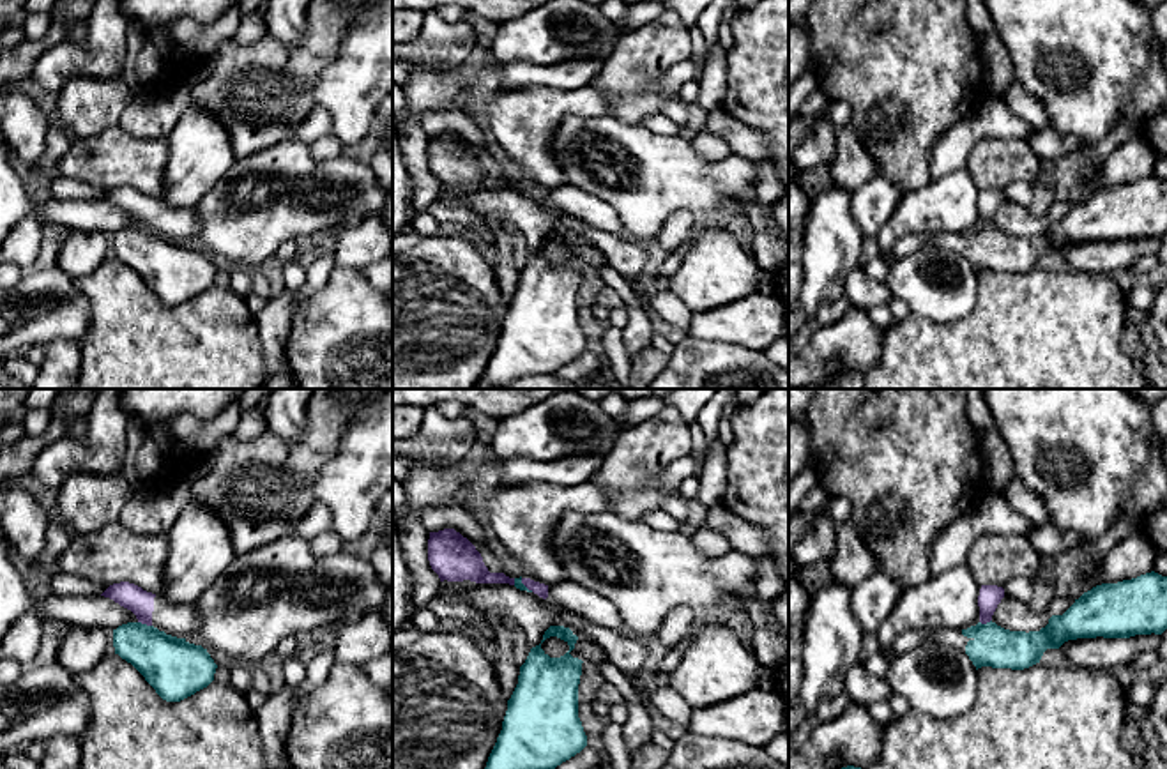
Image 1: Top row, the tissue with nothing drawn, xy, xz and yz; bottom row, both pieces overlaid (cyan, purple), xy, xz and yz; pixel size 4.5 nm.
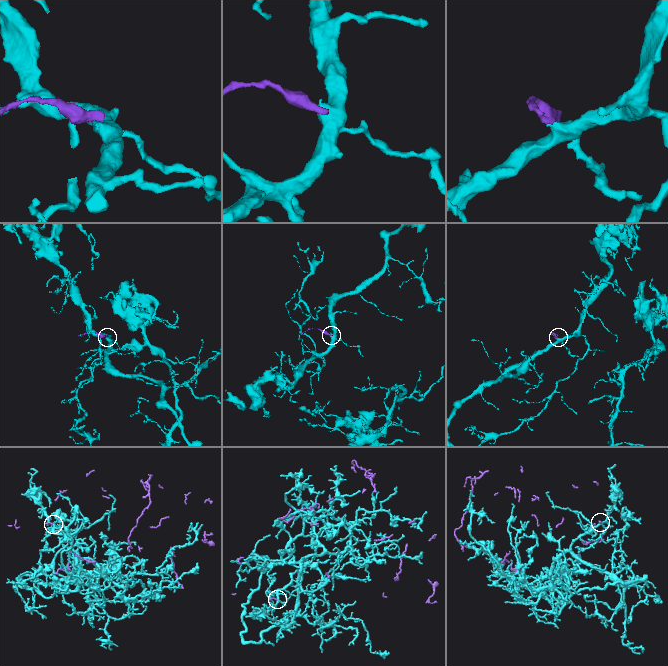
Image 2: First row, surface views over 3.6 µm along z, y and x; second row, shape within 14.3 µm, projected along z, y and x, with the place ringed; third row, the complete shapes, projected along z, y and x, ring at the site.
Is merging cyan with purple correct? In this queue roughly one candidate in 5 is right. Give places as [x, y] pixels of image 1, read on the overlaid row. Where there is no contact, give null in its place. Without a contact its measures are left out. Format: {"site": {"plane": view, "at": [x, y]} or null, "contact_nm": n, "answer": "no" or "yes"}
{"site": {"plane": "xy", "at": [145, 624]}, "contact_nm": 70, "answer": "no"}

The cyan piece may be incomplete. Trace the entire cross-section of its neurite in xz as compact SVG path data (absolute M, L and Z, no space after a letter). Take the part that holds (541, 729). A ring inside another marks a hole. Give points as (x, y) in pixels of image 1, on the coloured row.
M550 626L539 645L532 647L525 663L520 666L518 684L507 700L502 730L488 757L484 769L555 769L587 746L587 735L578 718L578 684L582 659L569 652L578 636L564 626ZM557 636L569 645L561 658L550 658L541 643Z

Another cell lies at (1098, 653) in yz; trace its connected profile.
M1135 635L1130 638L1077 638L1064 642L1057 651L1064 654L1068 665L1096 670L1112 670L1128 665L1146 651L1160 647L1160 635Z

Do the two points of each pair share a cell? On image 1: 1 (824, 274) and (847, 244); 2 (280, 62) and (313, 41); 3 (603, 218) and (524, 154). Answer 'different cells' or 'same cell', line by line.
1: same cell
2: same cell
3: different cells

